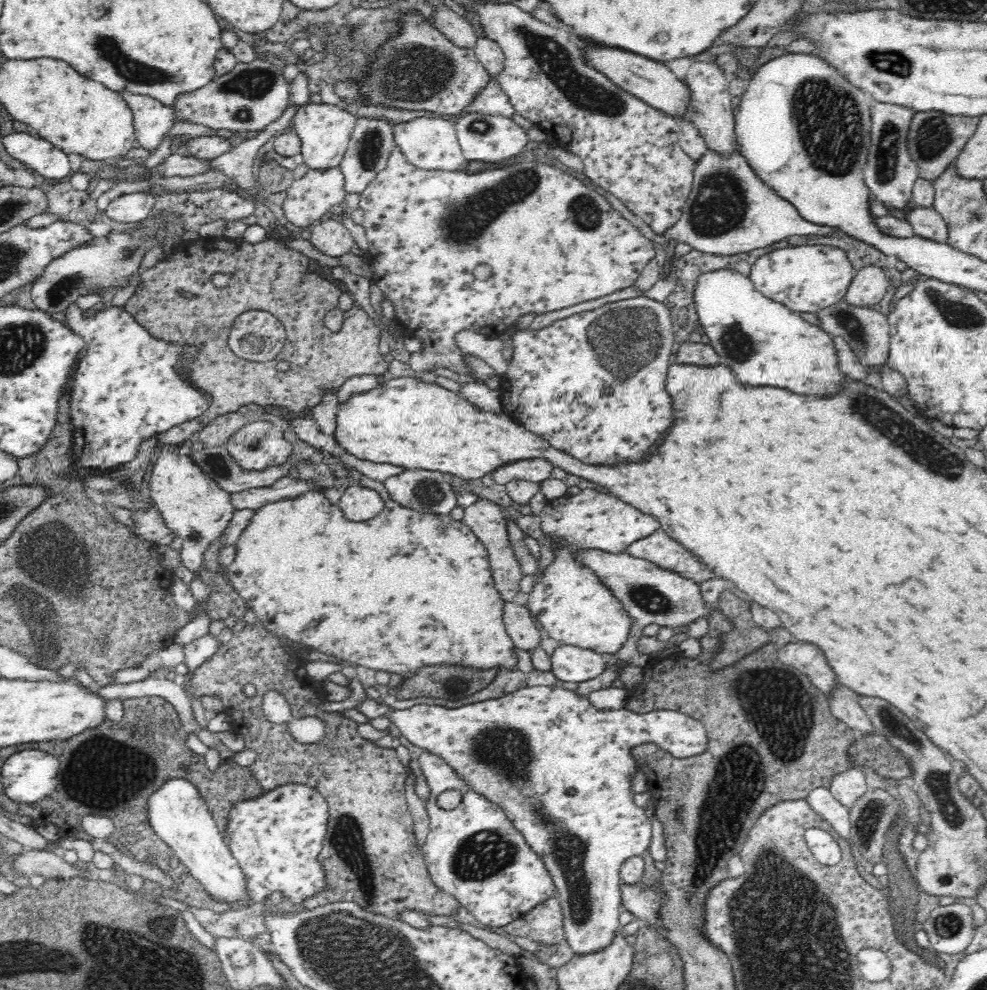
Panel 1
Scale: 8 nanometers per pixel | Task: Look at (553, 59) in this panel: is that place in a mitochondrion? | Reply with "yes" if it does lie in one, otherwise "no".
yes

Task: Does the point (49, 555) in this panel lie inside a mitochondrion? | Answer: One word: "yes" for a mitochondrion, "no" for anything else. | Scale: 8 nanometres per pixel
yes

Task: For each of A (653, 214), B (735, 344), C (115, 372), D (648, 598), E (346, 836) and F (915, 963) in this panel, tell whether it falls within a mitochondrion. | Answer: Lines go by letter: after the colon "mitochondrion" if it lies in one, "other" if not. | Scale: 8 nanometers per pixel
A: other
B: mitochondrion
C: other
D: mitochondrion
E: mitochondrion
F: other

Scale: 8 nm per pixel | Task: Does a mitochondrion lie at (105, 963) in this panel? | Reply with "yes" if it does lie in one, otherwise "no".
yes

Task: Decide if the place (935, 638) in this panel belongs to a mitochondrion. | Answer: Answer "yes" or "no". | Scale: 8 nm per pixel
no

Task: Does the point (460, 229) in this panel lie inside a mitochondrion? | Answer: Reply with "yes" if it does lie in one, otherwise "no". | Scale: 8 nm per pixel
yes

